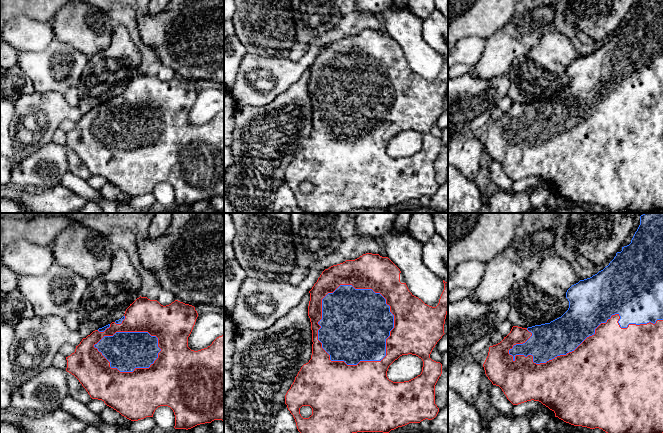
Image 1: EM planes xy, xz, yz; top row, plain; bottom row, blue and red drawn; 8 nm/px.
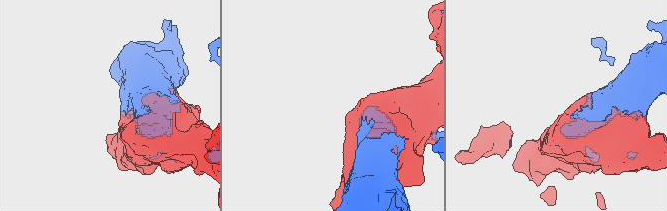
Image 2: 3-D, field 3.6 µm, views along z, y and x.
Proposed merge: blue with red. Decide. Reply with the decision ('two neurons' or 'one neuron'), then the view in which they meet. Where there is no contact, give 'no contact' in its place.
one neuron; meets blue in xz

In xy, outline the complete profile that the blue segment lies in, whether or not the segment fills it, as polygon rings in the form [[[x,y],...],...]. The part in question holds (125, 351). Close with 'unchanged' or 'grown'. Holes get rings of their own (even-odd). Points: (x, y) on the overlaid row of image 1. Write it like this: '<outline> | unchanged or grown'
[[[140,296],[130,304],[121,319],[93,331],[82,339],[80,344],[76,346],[75,352],[66,357],[66,371],[79,380],[92,399],[102,400],[107,406],[131,421],[153,417],[155,410],[160,406],[168,406],[173,410],[175,429],[188,430],[200,424],[211,423],[214,420],[224,421],[224,335],[217,337],[207,348],[198,351],[191,350],[188,347],[188,337],[193,330],[197,317],[198,313],[192,305],[175,300],[171,304],[163,306],[157,300],[150,300],[147,297]]] | grown

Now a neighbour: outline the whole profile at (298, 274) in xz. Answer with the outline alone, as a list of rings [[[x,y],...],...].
[[[295,267],[291,273],[289,283],[293,286],[299,285],[308,275],[309,268]]]

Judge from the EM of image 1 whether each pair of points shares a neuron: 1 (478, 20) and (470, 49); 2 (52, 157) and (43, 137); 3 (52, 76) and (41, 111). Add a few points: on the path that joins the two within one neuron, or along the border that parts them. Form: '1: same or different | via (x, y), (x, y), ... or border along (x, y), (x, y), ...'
1: different | border along (485, 38), (470, 36), (461, 38), (458, 41)
2: different | border along (50, 141), (26, 156)
3: different | border along (35, 89), (39, 92), (58, 92), (64, 96)

